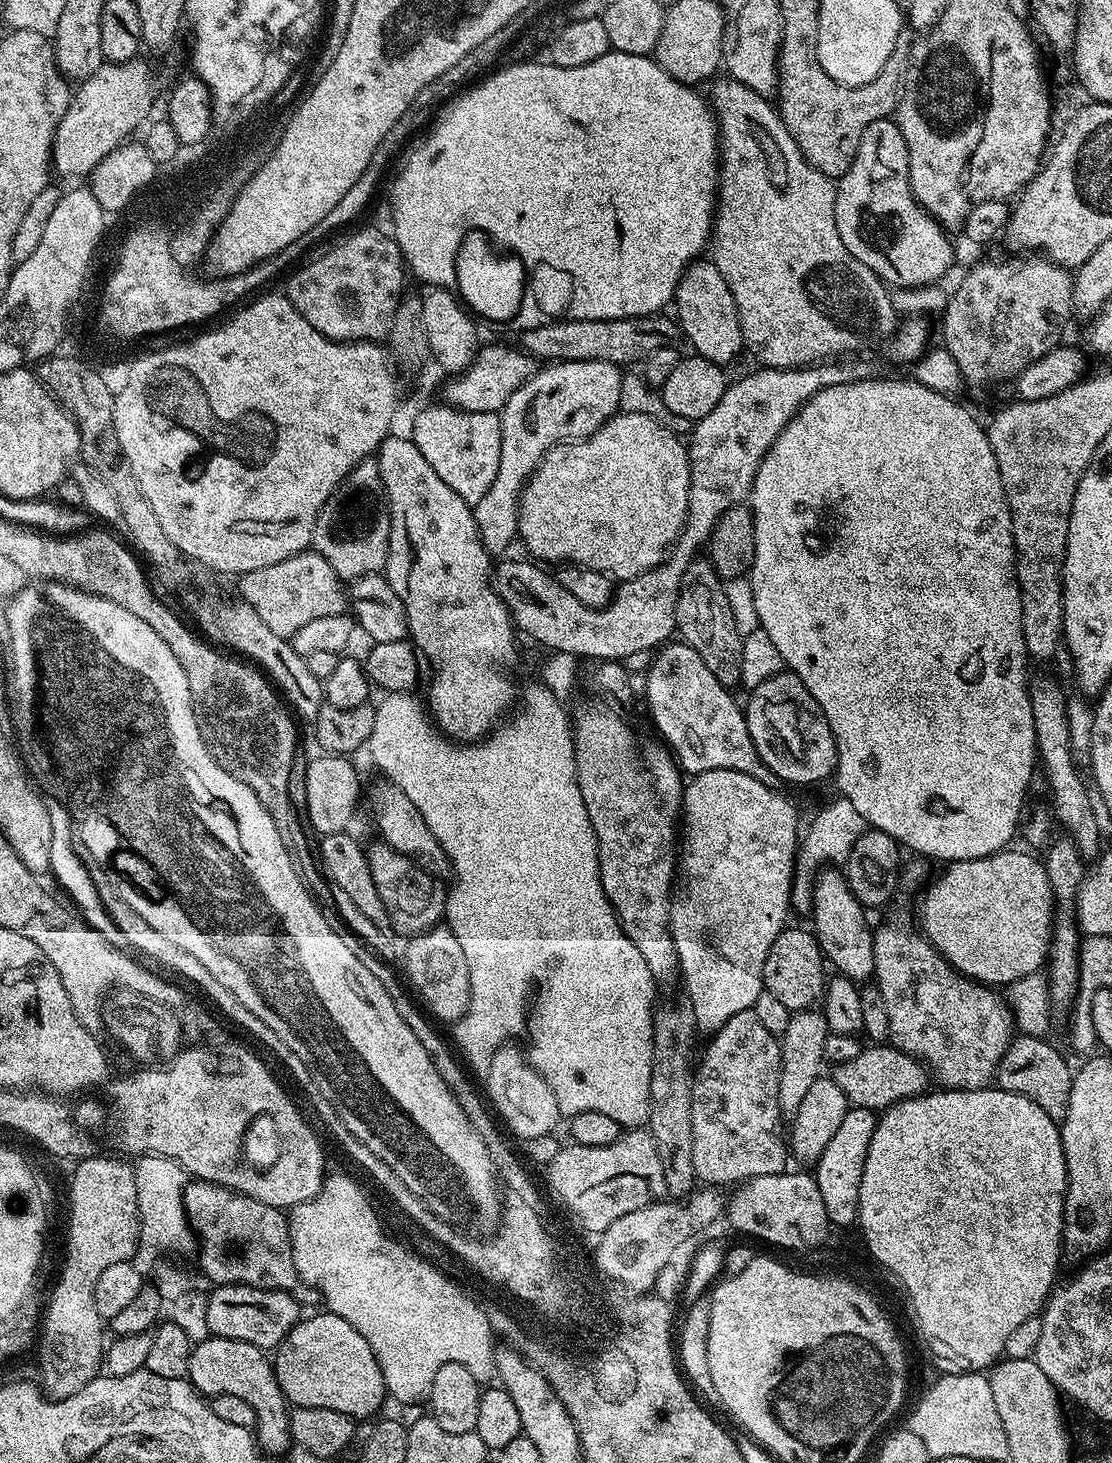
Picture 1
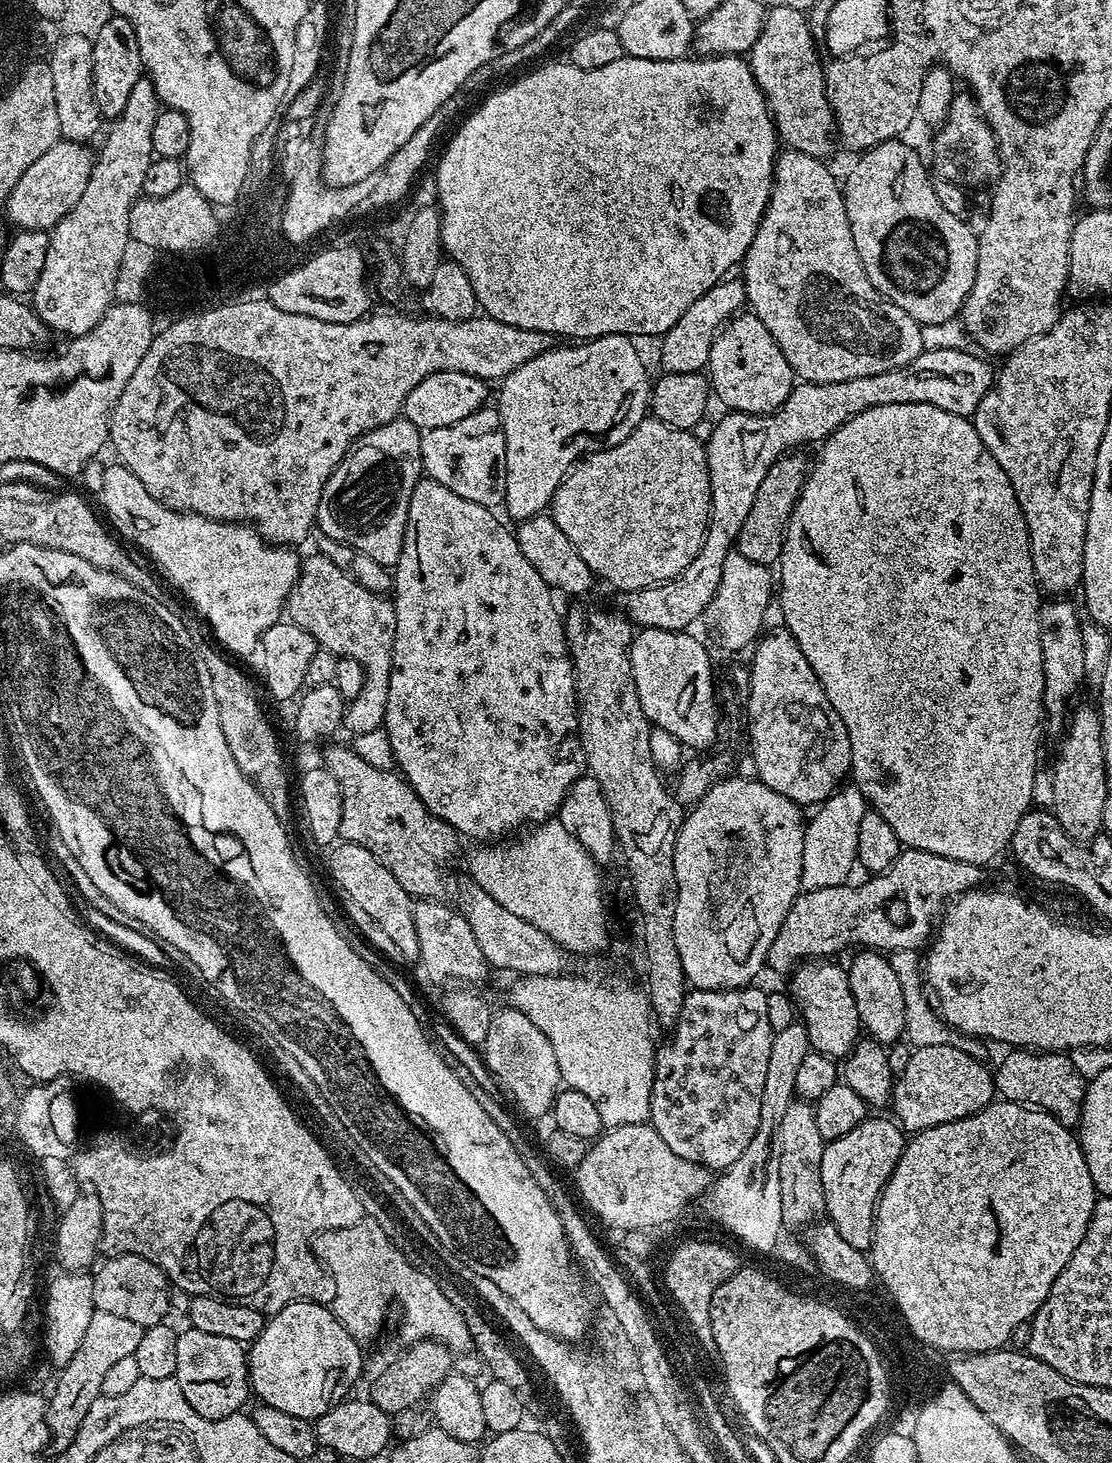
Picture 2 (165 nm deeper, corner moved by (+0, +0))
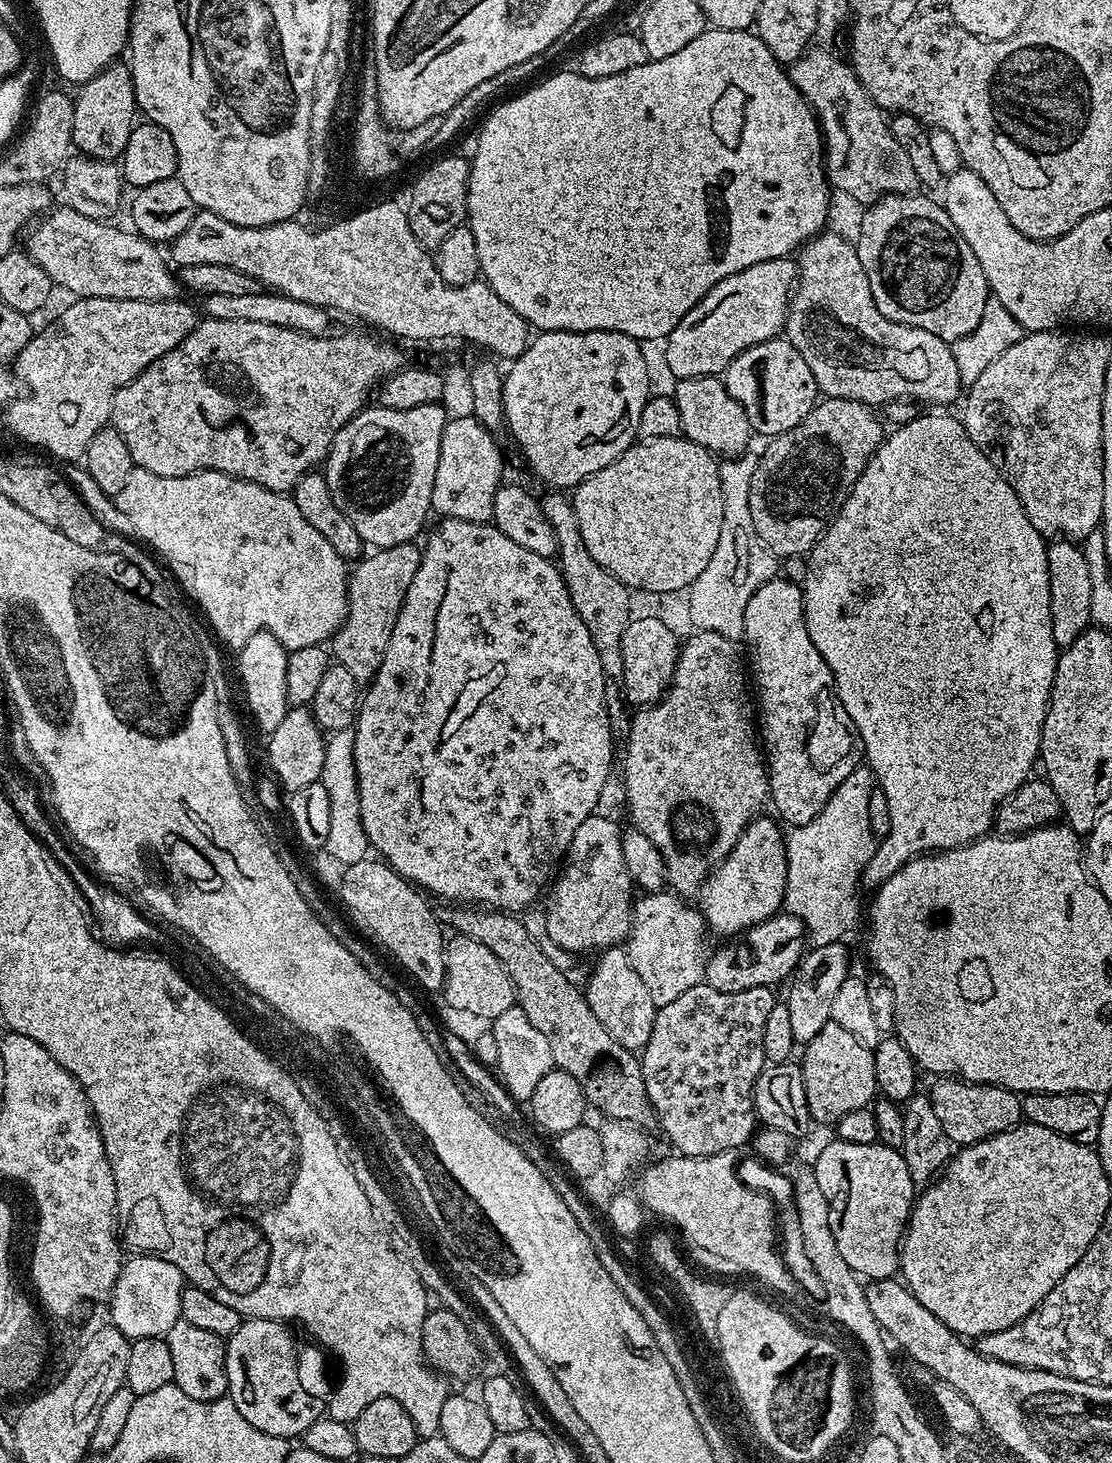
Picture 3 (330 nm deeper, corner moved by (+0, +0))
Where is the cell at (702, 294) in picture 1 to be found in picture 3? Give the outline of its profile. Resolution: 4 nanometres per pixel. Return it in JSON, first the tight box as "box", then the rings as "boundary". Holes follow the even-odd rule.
{"box":[722,338,818,438],"boundary":[[[773,338],[758,342],[742,354],[738,354],[722,373],[724,388],[742,406],[750,422],[753,433],[771,438],[786,430],[794,430],[806,414],[818,403],[818,389],[810,366],[802,359],[802,354],[786,338]]]}

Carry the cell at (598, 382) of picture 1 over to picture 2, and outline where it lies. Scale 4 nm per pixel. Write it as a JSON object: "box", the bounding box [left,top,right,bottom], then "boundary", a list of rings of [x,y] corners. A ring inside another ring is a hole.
{"box":[498,336,650,522],"boundary":[[[599,336],[597,340],[577,343],[572,348],[560,348],[554,346],[546,354],[538,354],[538,358],[530,358],[526,366],[518,366],[509,376],[504,377],[500,388],[500,404],[498,411],[502,430],[506,438],[506,494],[502,505],[503,511],[508,511],[507,519],[512,522],[529,520],[531,516],[539,516],[551,505],[552,496],[558,490],[558,486],[564,480],[565,474],[572,469],[577,460],[588,455],[589,452],[597,452],[610,446],[618,446],[622,438],[630,438],[630,430],[638,426],[638,422],[646,419],[646,413],[650,408],[650,376],[644,369],[644,360],[640,352],[635,348],[633,341],[627,336]]]}

